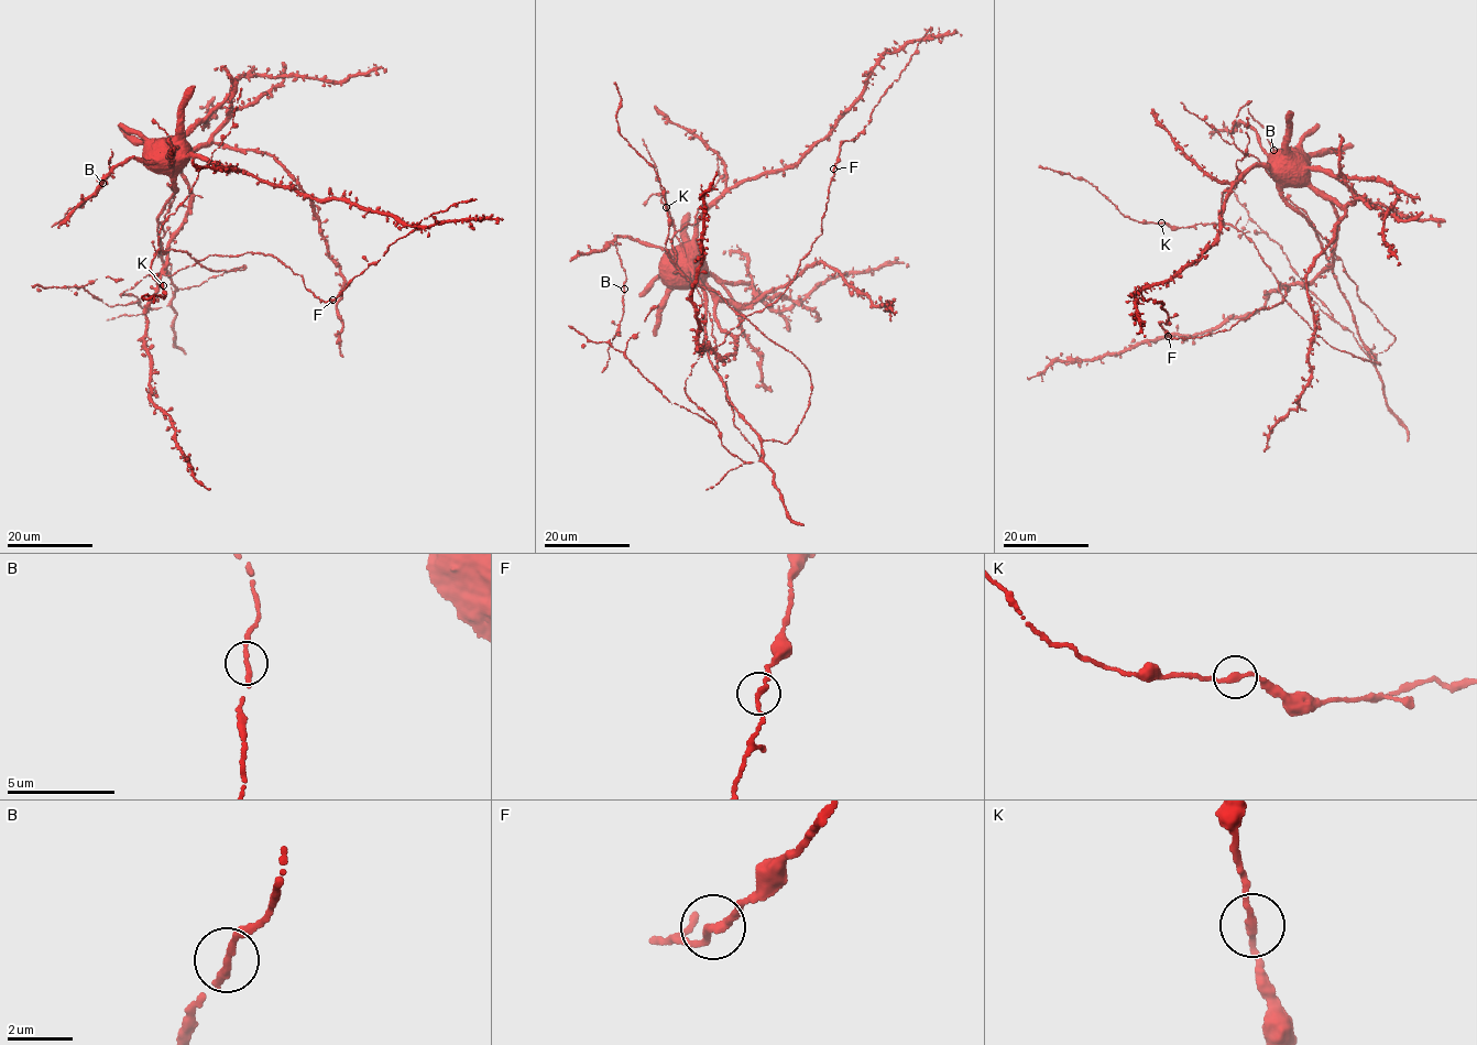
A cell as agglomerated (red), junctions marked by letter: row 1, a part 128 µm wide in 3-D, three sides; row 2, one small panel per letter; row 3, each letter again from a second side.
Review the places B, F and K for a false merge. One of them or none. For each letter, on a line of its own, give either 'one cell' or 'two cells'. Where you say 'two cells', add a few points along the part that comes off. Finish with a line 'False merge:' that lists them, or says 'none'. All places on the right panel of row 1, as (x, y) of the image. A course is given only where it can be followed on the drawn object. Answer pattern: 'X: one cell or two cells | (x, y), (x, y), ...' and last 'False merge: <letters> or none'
B: one cell
F: one cell
K: one cell
False merge: none

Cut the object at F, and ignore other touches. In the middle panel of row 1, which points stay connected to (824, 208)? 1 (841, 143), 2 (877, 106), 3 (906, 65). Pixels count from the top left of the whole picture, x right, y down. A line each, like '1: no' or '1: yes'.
1: no
2: no
3: no

